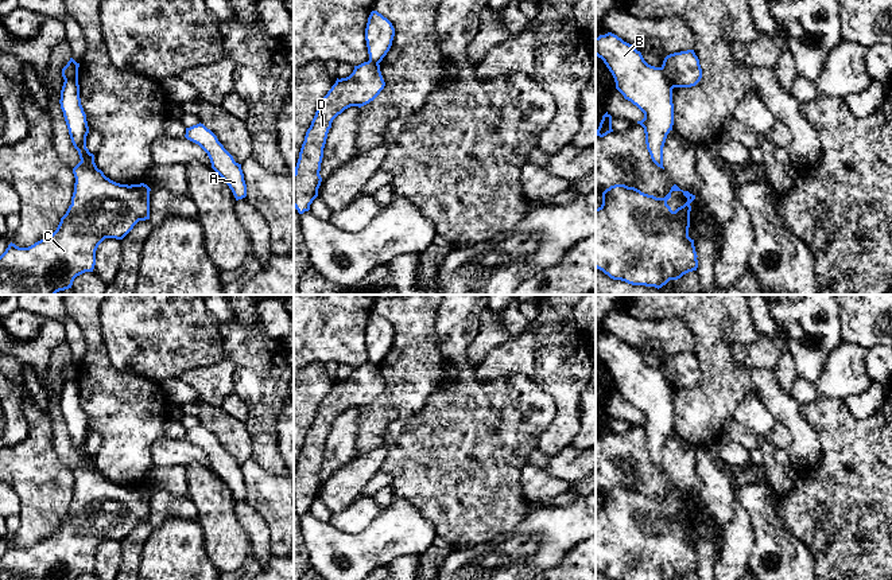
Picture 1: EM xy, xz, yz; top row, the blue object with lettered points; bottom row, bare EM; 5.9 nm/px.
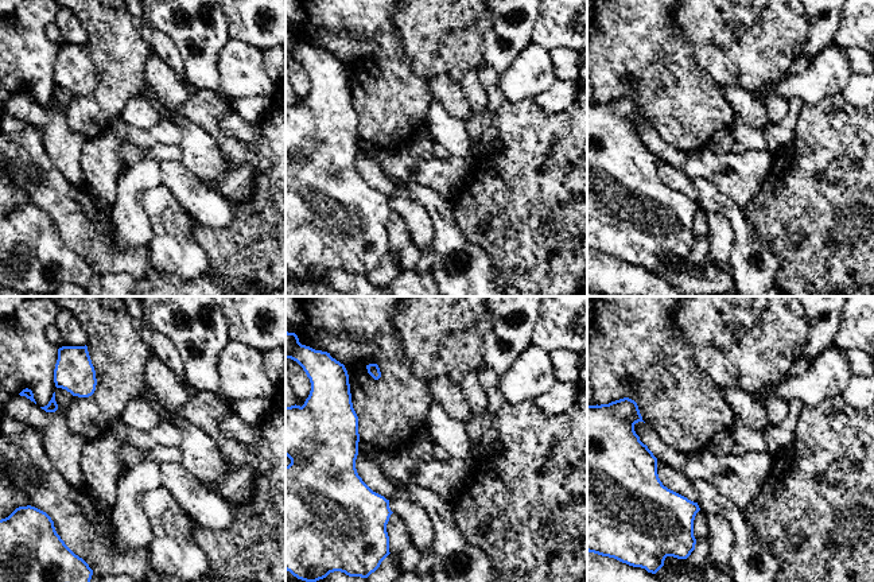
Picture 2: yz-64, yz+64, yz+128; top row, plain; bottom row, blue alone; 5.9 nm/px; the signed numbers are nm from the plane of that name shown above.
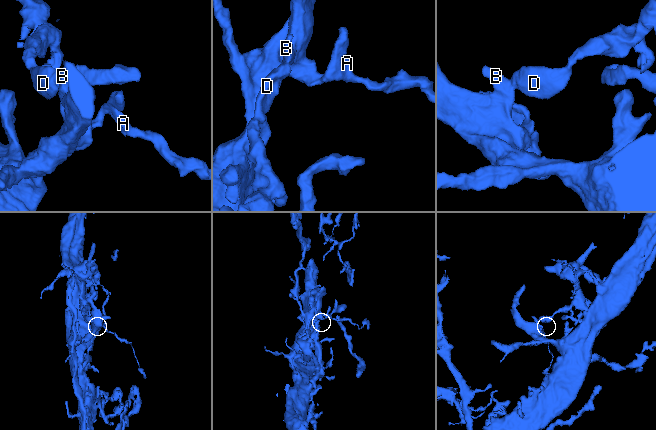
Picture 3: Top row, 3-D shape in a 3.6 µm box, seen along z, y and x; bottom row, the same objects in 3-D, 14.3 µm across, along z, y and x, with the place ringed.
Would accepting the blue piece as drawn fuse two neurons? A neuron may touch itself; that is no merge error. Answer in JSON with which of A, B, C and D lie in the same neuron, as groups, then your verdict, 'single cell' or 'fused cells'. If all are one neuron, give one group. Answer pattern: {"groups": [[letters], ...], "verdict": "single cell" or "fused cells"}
{"groups": [["A", "B", "C"], ["D"]], "verdict": "fused cells"}

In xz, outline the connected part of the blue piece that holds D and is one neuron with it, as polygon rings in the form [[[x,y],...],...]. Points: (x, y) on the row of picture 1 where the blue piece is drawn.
[[[371,61],[354,66],[353,73],[336,81],[322,98],[306,132],[294,172],[294,207],[299,214],[310,210],[318,196],[319,175],[329,129],[333,120],[350,106],[364,106],[384,89],[380,65]]]

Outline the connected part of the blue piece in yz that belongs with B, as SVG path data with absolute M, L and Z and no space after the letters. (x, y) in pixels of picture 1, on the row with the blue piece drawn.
M612 32L596 38L596 55L612 73L616 89L644 113L637 124L644 128L652 161L664 170L663 147L674 125L674 87L662 67L648 65L640 51Z

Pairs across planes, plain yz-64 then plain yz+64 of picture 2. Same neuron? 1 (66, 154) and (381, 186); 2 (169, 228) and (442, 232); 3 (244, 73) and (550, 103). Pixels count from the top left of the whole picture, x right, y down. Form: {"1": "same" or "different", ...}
{"1": "same", "2": "same", "3": "different"}

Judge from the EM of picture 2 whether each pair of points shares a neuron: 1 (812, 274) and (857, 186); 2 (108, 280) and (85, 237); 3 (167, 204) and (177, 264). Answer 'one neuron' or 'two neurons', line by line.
1: one neuron
2: two neurons
3: one neuron

